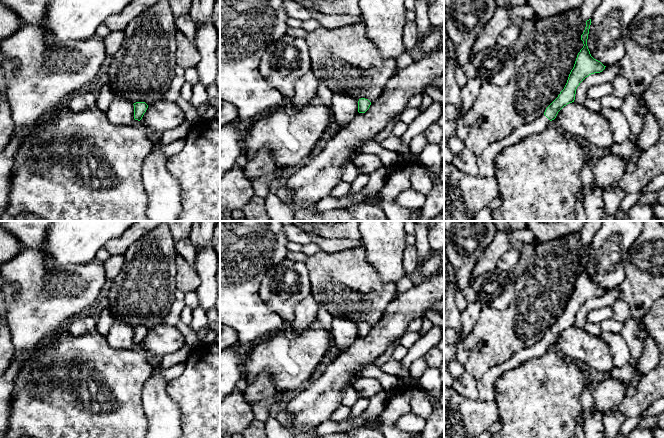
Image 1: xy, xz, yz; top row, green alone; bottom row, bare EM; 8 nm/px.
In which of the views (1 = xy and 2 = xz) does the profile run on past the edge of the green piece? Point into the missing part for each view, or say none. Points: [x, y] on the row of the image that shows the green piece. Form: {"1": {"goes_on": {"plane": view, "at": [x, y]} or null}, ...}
{"1": {"goes_on": null}, "2": {"goes_on": null}}

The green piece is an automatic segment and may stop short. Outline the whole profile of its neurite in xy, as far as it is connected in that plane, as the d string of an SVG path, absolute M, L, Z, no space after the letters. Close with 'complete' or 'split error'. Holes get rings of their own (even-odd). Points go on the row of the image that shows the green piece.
M136 102L134 105L134 119L140 121L146 112L148 105L145 102Z; complete

